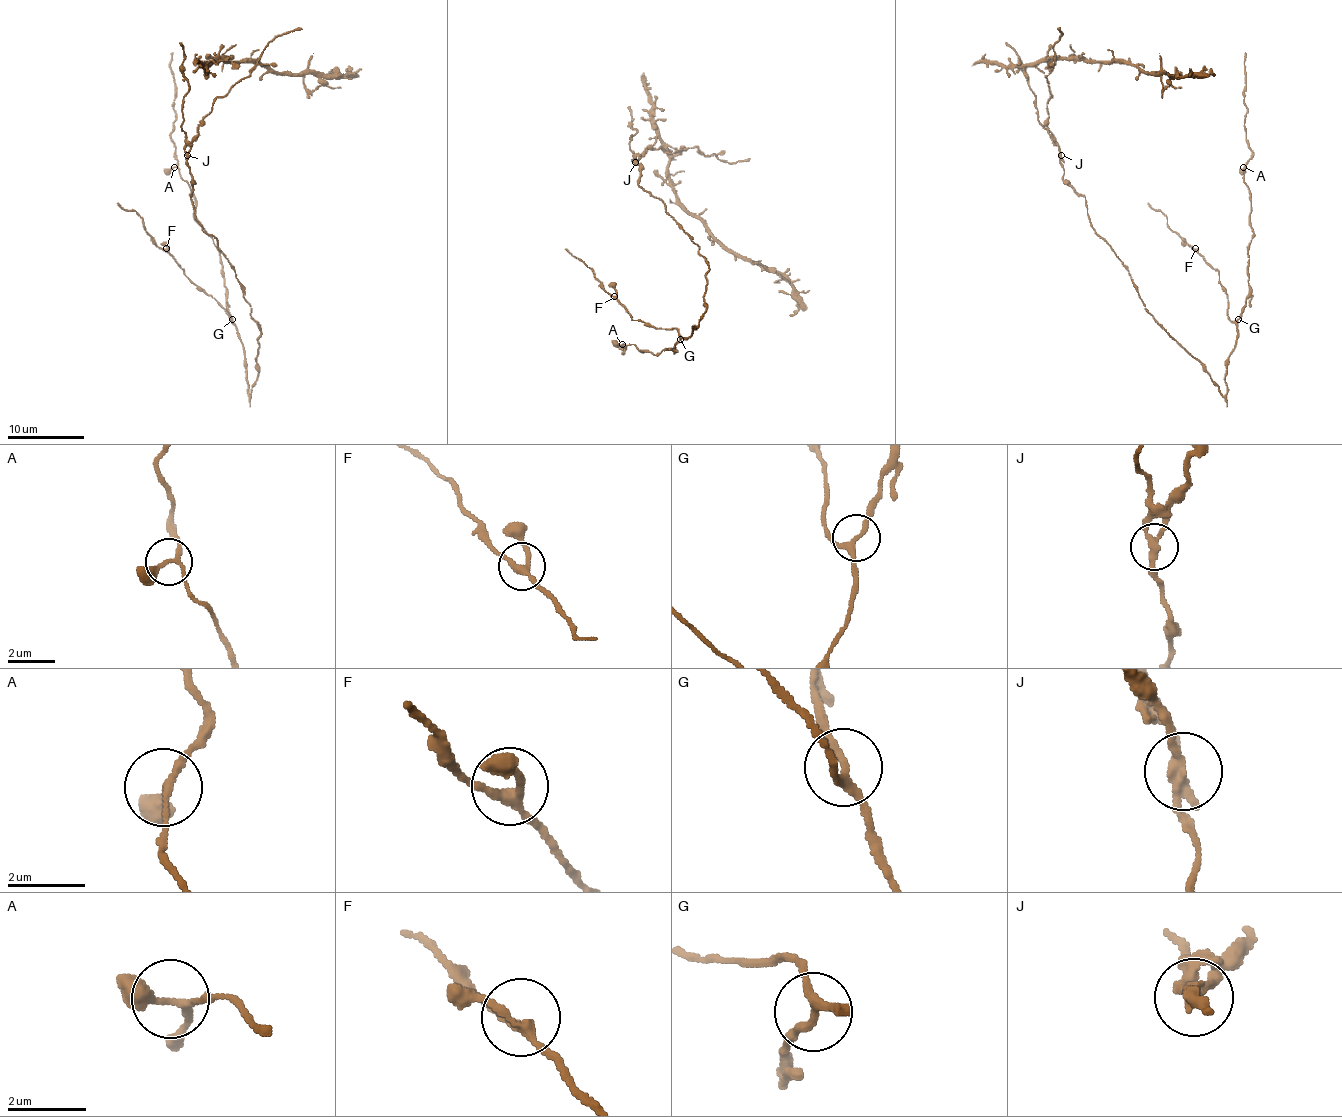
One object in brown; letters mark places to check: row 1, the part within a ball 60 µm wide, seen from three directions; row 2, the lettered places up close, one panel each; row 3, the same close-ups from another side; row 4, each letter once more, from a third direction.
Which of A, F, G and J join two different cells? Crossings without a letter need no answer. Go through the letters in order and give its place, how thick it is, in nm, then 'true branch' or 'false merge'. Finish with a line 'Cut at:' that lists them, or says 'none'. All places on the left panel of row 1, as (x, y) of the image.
A: (174, 167) | 190 nm | true branch
F: (166, 248) | 220 nm | true branch
G: (232, 319) | 200 nm | true branch
J: (187, 155) | 240 nm | false merge
Cut at: J

